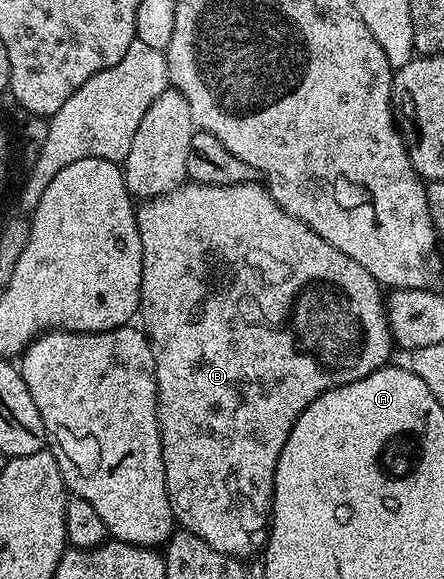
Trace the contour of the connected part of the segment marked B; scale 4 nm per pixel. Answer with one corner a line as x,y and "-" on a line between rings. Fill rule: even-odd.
189,180
174,190
160,194
158,198
146,198
136,207
137,227
143,244
143,280
141,281
140,321
155,356
157,377
157,415
163,444
163,468
176,525
199,536
215,552
229,554
242,560
252,559
253,553
264,547
273,513
273,477
283,444
299,420
299,416
323,392
363,380
390,361
389,353
395,350
393,333
389,331
387,298
381,283
363,268
355,264
351,256
339,252
323,236
295,216
283,212
260,181
212,186

